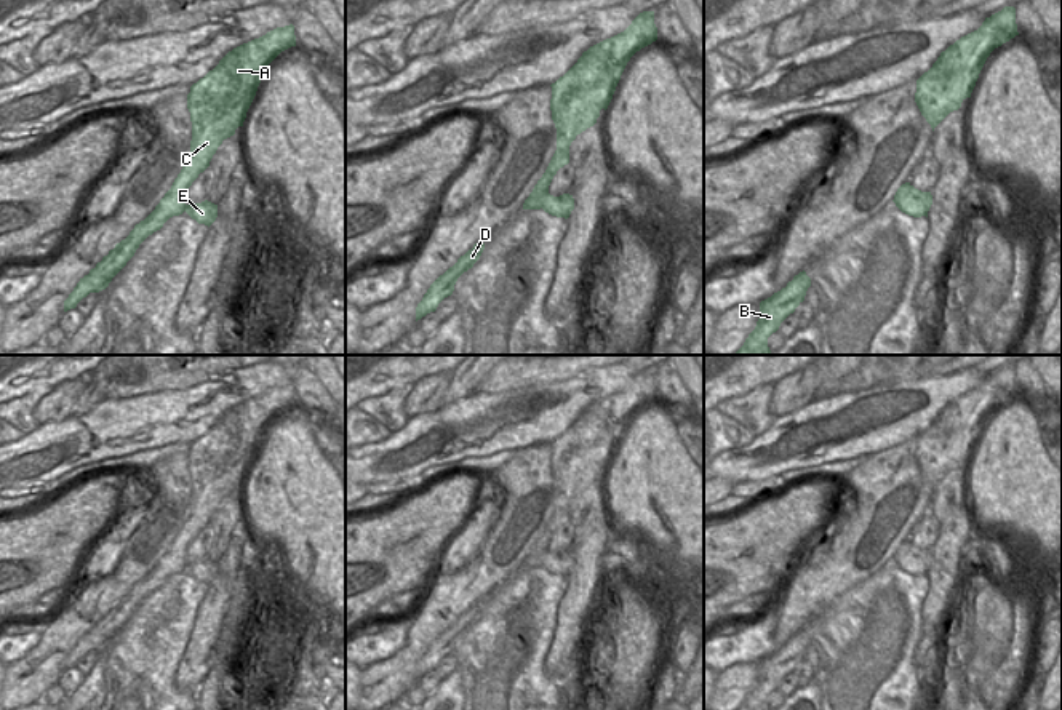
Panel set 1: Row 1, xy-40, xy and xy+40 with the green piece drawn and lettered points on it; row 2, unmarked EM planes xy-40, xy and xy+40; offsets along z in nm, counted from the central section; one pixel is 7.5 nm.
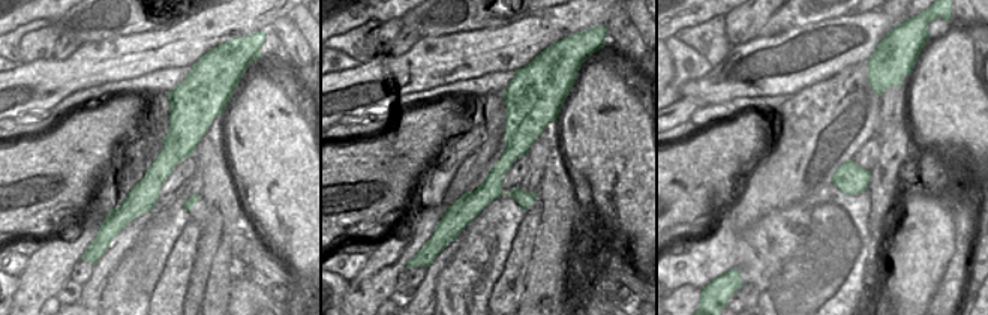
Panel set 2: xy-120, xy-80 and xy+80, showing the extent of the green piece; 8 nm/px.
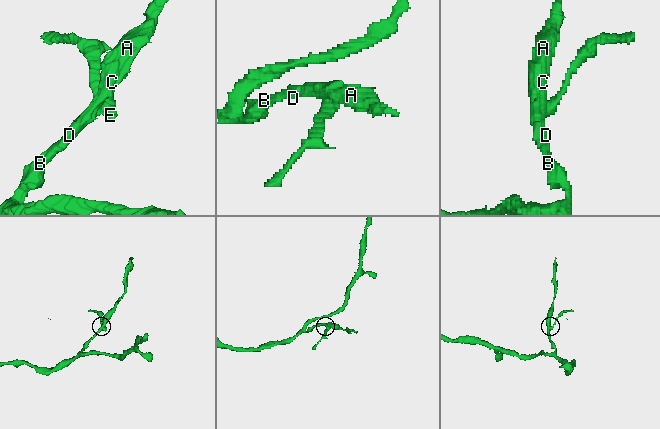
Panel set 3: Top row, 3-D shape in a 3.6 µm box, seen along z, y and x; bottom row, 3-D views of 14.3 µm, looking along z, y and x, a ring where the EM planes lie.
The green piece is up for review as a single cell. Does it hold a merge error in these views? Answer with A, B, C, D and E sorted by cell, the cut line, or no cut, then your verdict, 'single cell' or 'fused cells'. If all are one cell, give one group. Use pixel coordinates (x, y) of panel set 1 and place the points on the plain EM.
A B C D / E; cut in xy along (547, 549), (541, 565); fused cells

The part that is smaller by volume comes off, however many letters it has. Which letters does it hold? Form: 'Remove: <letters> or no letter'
Remove: E

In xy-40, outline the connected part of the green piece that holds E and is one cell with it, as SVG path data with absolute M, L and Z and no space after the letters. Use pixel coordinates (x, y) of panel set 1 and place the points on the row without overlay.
M205 558L202 561L187 563L186 571L198 582L210 585L218 576L218 563Z

